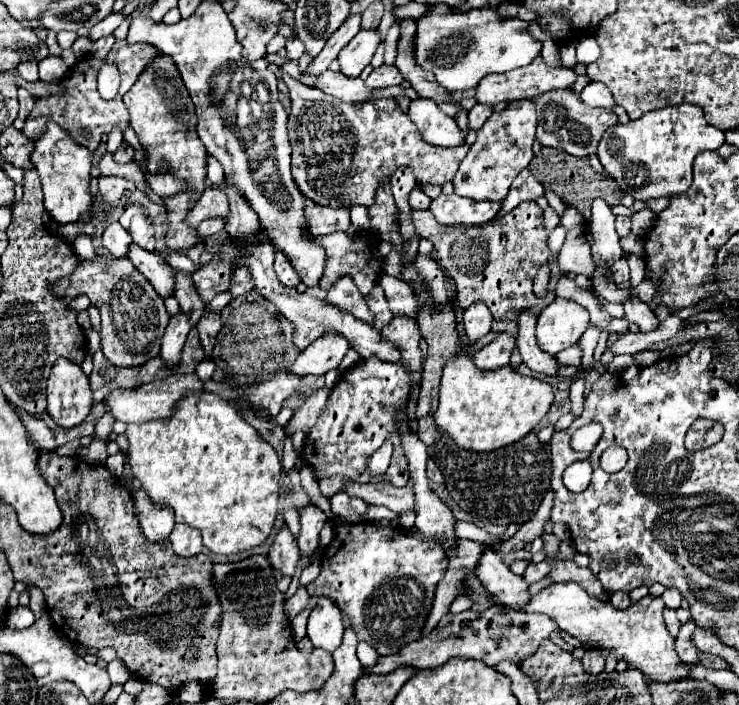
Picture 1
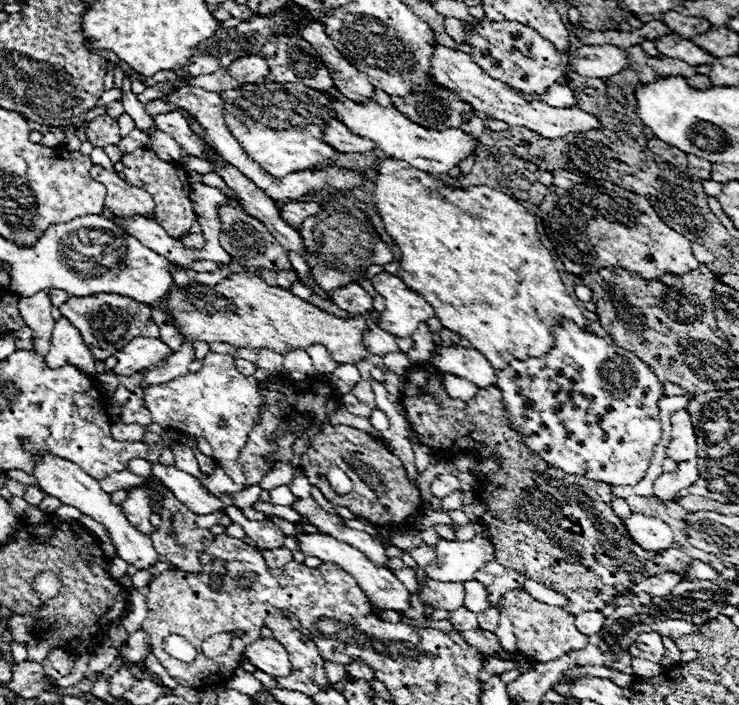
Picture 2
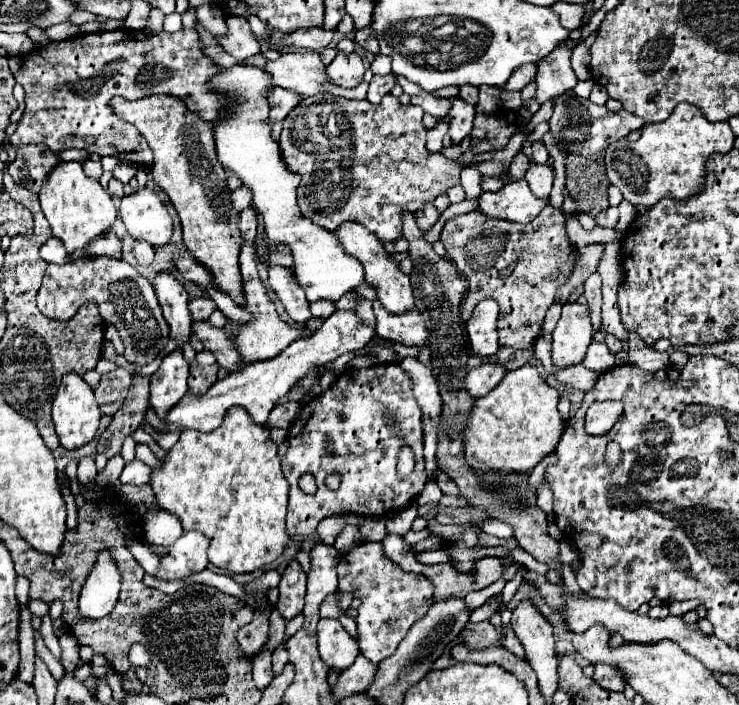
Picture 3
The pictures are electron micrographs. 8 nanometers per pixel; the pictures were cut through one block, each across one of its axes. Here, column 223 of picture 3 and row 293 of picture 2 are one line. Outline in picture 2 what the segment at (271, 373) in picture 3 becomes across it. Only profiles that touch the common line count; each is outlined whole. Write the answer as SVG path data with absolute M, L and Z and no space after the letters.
M380 272L372 276L372 284L386 300L386 310L380 314L380 328L394 336L412 336L418 324L436 316L434 308L422 294L410 290L398 276Z

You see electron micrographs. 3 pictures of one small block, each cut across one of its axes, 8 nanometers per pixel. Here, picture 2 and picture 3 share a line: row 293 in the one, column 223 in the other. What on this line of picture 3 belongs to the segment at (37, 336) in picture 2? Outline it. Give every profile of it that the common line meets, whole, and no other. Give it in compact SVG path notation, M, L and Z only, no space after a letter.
M228 16L226 24L228 24L228 34L220 38L220 46L228 54L232 54L236 60L242 62L260 52L260 44L242 16Z

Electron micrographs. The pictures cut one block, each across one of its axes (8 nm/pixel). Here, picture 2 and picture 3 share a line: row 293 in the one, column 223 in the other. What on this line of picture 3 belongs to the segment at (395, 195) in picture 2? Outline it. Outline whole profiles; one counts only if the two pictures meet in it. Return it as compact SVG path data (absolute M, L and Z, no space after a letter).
M230 408L220 428L212 432L184 430L178 442L168 450L160 468L152 468L150 486L158 504L182 522L184 530L196 530L210 538L208 560L214 566L230 572L252 572L274 562L286 542L286 506L288 506L288 482L282 474L276 444L270 438L270 430L252 422L244 408Z

